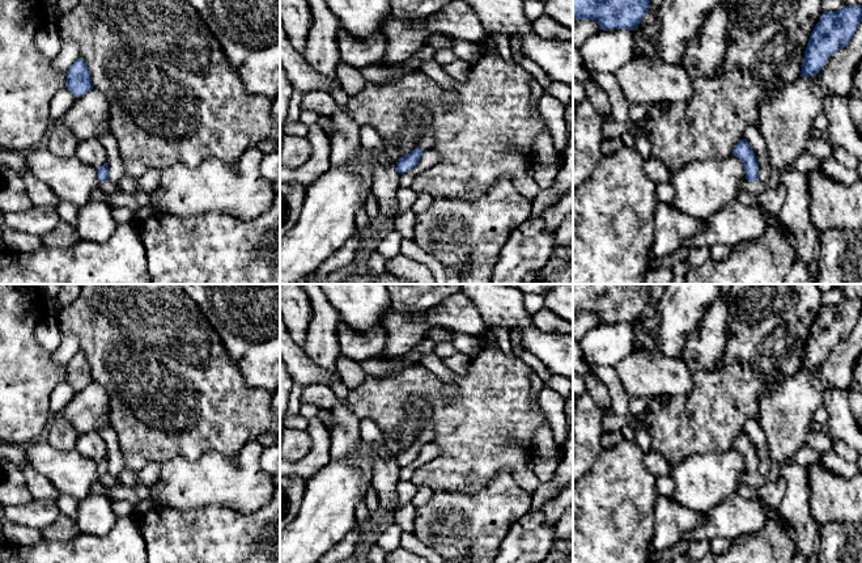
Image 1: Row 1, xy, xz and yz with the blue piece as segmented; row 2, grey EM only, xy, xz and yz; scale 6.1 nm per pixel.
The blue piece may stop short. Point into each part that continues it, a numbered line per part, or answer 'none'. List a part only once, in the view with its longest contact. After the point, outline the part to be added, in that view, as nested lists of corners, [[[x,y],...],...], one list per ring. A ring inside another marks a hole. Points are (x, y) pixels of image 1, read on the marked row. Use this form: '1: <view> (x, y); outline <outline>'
none

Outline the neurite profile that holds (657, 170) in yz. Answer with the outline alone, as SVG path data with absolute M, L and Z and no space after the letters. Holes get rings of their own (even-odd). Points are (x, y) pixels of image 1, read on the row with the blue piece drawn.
M654 156L645 160L645 172L655 183L670 182L672 175L672 170Z

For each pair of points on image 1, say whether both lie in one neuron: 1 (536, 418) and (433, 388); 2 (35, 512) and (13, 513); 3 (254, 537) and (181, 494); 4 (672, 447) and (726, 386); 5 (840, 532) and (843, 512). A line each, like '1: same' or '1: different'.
1: same
2: same
3: different
4: same
5: different

